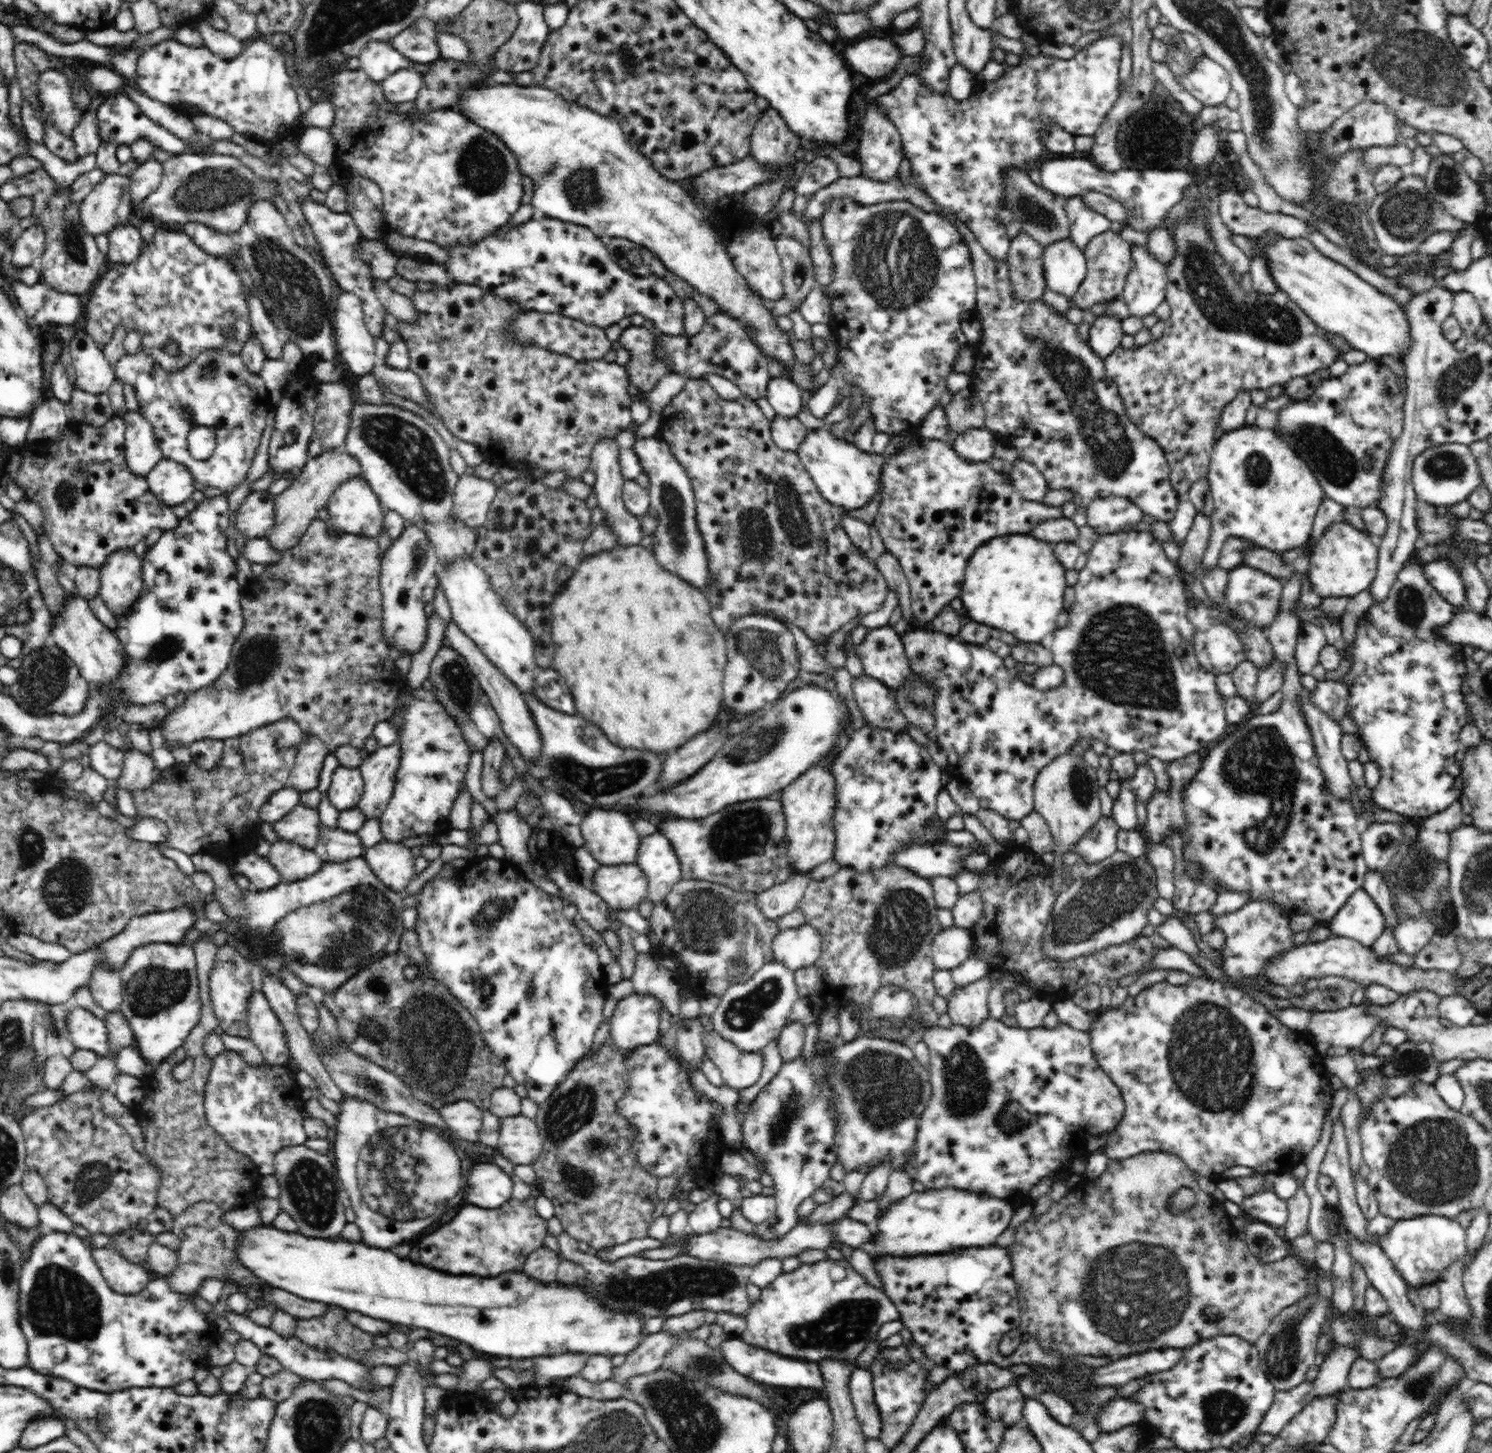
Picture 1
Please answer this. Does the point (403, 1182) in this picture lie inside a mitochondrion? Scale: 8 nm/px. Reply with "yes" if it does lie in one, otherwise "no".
yes

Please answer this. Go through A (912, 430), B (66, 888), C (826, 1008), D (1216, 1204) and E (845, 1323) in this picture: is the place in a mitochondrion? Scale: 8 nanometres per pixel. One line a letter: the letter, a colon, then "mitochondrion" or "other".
A: other
B: mitochondrion
C: other
D: other
E: mitochondrion

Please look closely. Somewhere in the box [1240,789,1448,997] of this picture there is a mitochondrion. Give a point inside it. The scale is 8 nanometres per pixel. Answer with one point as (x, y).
(1426, 877)

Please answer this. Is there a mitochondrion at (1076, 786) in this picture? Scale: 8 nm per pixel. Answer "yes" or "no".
yes

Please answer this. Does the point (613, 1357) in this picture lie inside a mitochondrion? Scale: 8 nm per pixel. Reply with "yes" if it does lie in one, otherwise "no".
no

